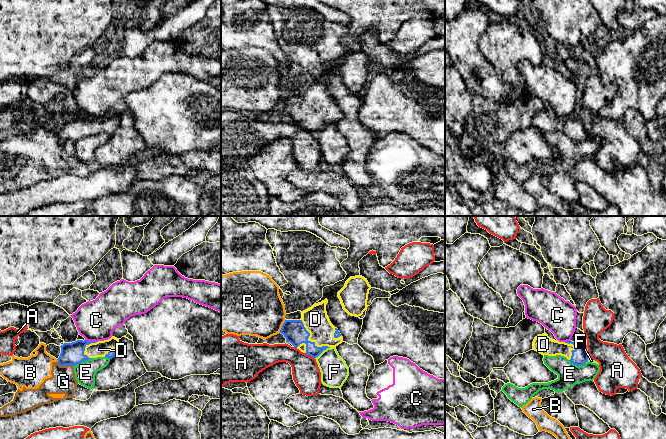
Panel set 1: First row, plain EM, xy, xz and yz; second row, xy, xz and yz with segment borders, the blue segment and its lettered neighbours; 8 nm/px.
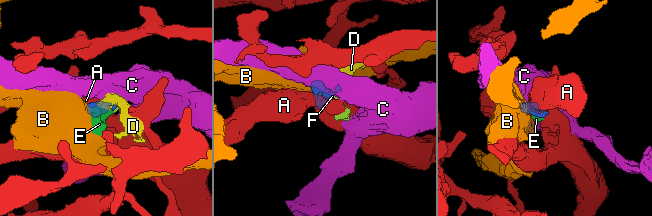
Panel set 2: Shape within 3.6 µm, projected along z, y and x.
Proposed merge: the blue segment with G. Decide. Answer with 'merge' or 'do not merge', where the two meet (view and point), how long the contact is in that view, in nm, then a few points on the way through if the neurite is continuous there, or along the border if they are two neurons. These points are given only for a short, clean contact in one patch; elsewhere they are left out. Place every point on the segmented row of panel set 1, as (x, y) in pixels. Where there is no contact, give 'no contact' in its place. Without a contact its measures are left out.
do not merge | xy (65, 365) | 140 nm | along xy (57, 362), (60, 365), (73, 366)

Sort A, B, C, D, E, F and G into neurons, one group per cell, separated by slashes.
A / B G / C / D / E F

